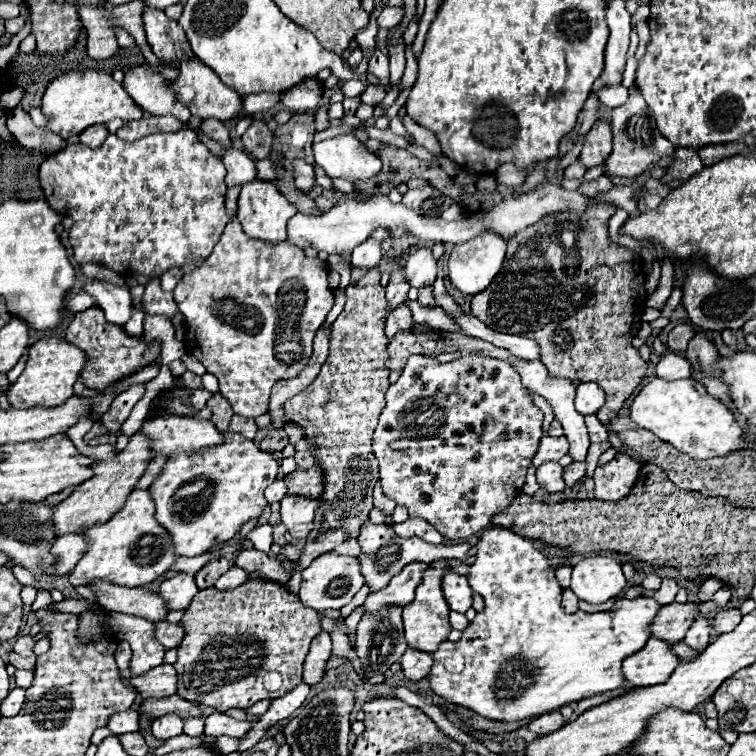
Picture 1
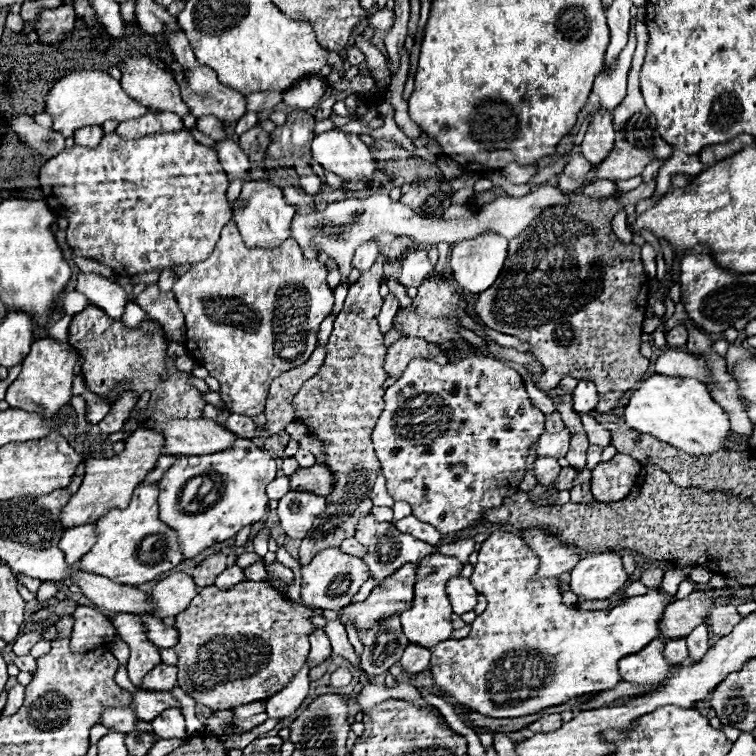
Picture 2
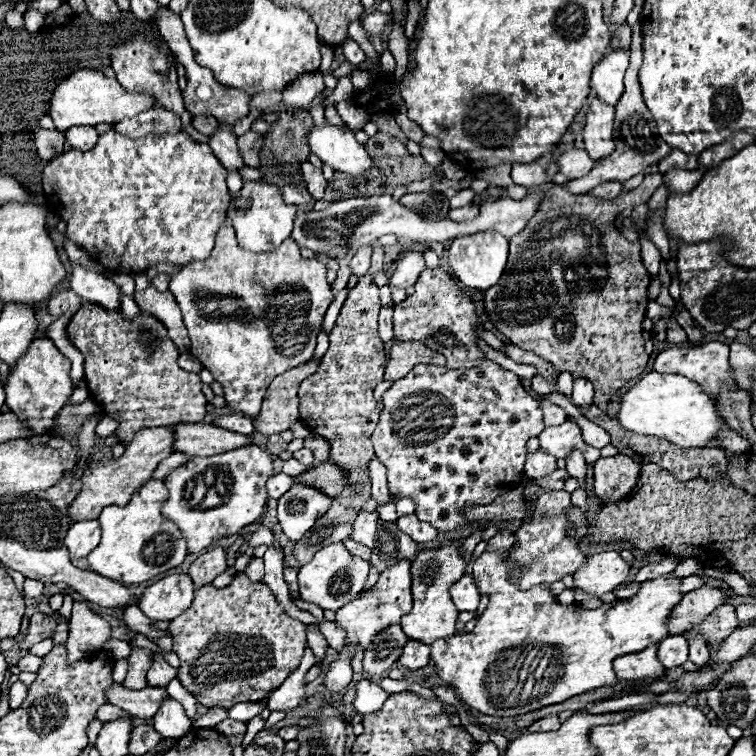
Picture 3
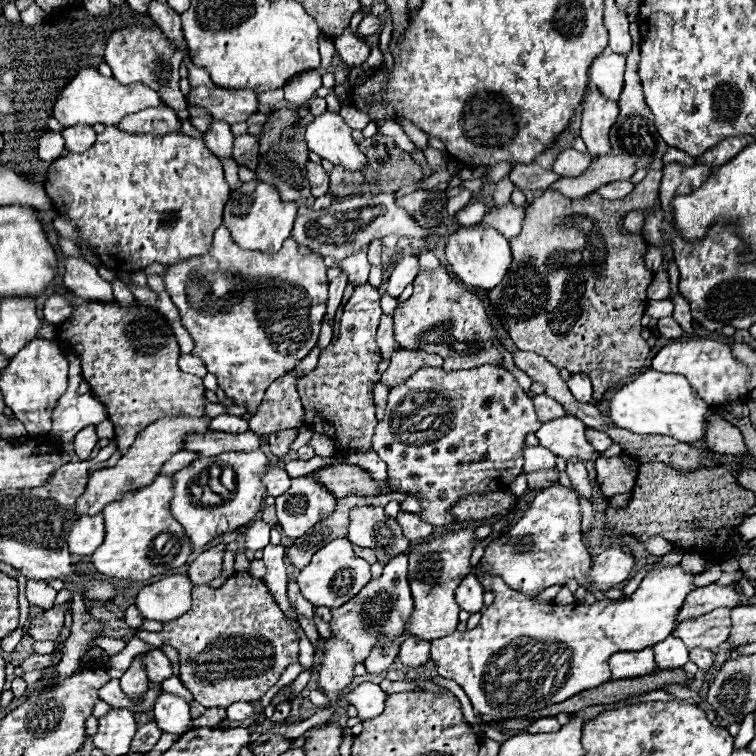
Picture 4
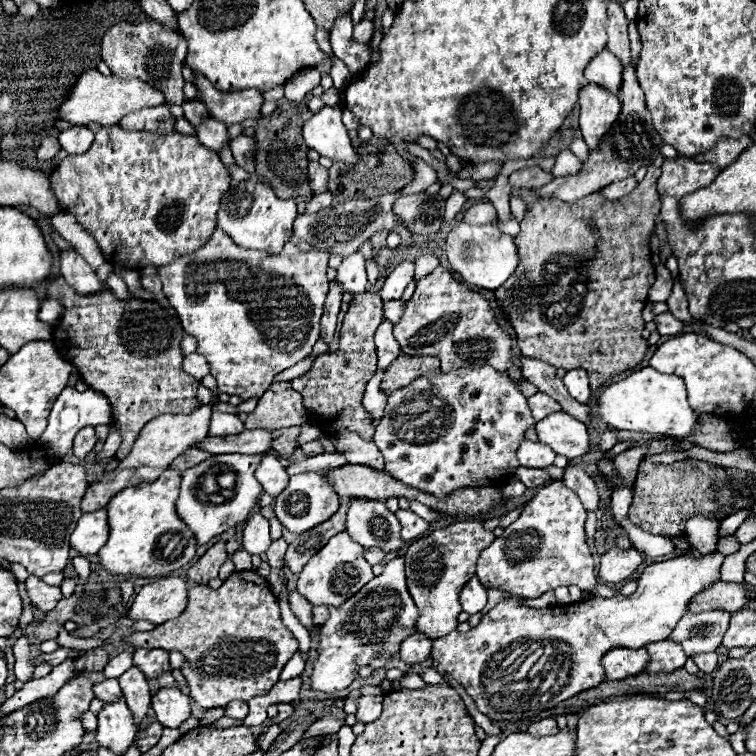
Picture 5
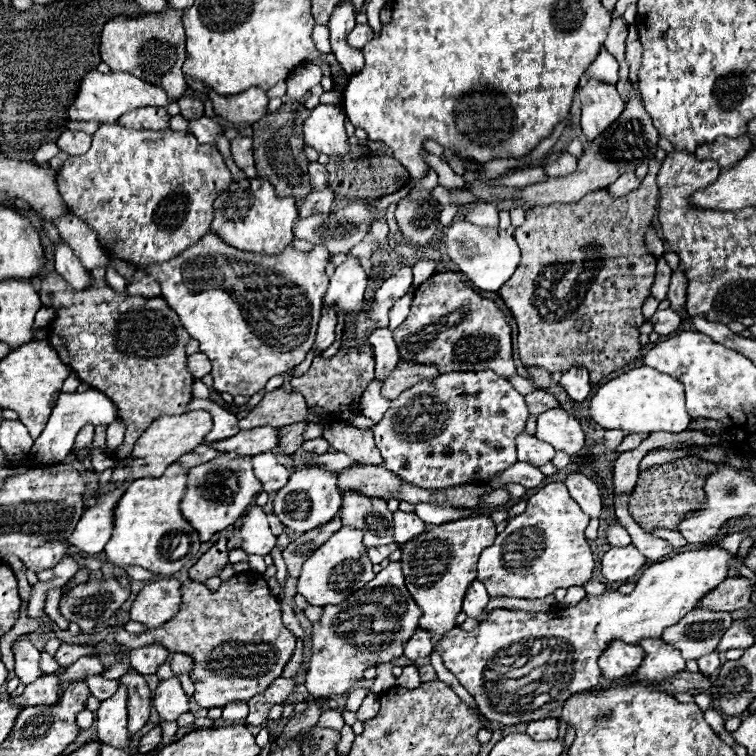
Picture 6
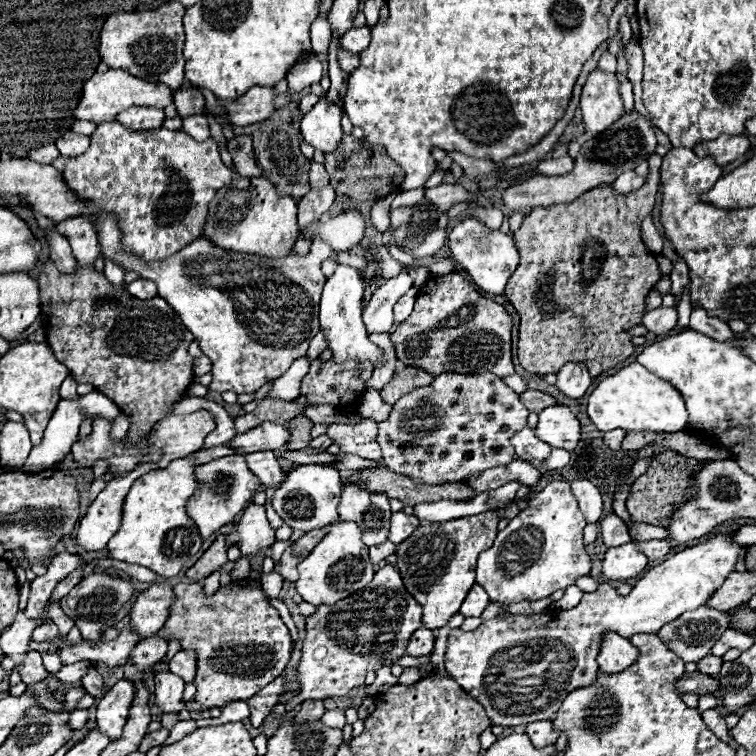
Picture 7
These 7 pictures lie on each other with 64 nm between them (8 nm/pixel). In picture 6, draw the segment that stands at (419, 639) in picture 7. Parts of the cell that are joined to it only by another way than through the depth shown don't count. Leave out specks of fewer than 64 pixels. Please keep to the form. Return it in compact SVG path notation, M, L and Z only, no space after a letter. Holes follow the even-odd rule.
M416 630L414 636L404 644L404 656L412 662L420 662L422 658L430 656L434 650L434 638L426 630Z

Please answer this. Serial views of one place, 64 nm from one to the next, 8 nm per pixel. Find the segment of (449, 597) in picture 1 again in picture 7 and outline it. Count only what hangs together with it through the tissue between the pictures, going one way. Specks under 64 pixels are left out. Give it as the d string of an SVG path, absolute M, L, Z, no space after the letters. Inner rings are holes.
M474 584L472 590L468 592L466 600L462 602L460 614L464 614L466 618L468 618L468 616L480 616L488 604L490 604L490 598L488 598L486 590L482 590L482 586Z

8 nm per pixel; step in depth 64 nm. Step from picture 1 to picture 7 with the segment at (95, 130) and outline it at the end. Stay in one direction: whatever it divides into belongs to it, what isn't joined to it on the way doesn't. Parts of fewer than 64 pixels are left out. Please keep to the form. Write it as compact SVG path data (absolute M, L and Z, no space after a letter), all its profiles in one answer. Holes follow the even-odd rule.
M66 132L64 136L60 136L56 140L56 146L60 150L62 156L68 156L68 158L74 158L74 156L80 156L88 150L90 146L90 136L84 136L84 134L74 134L74 132Z

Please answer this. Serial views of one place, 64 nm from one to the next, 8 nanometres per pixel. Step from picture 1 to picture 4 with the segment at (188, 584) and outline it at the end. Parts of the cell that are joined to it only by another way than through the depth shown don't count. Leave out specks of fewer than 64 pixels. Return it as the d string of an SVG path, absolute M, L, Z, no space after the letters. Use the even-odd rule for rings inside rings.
M166 576L160 582L154 582L140 590L136 598L136 608L146 620L174 620L190 610L192 588L194 586L188 576Z

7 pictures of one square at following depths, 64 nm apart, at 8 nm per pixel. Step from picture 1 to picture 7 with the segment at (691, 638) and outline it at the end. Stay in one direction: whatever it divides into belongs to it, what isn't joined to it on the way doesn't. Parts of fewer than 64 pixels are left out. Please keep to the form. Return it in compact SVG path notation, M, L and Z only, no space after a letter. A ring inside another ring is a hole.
M712 654L704 656L704 658L698 662L698 670L700 670L702 674L708 674L708 676L716 676L718 670L720 670L720 666L722 666L722 658L720 658L720 656L712 656Z

